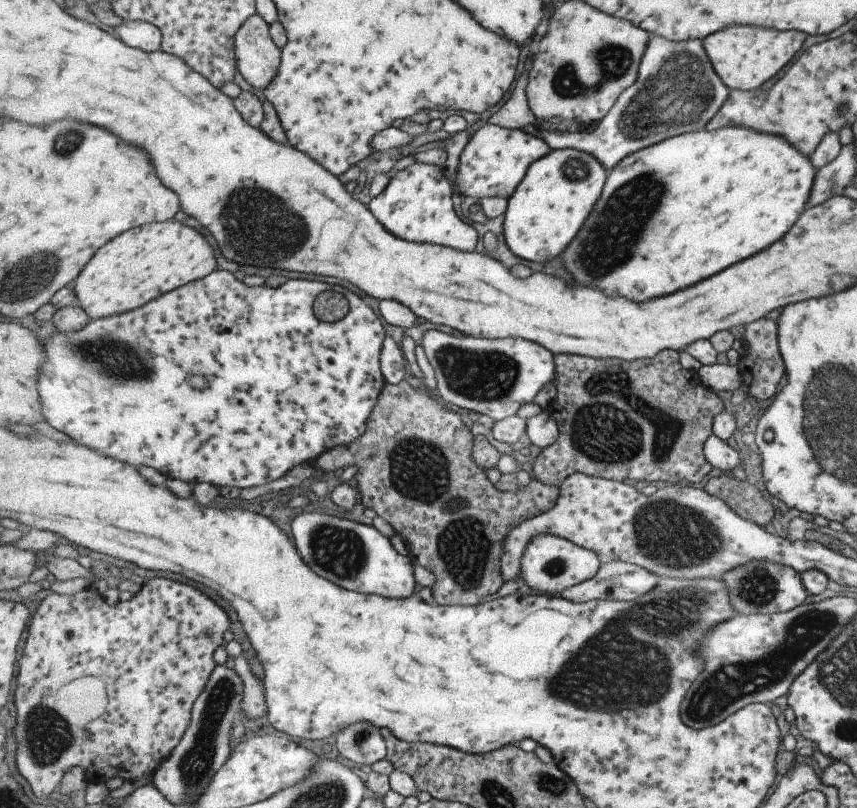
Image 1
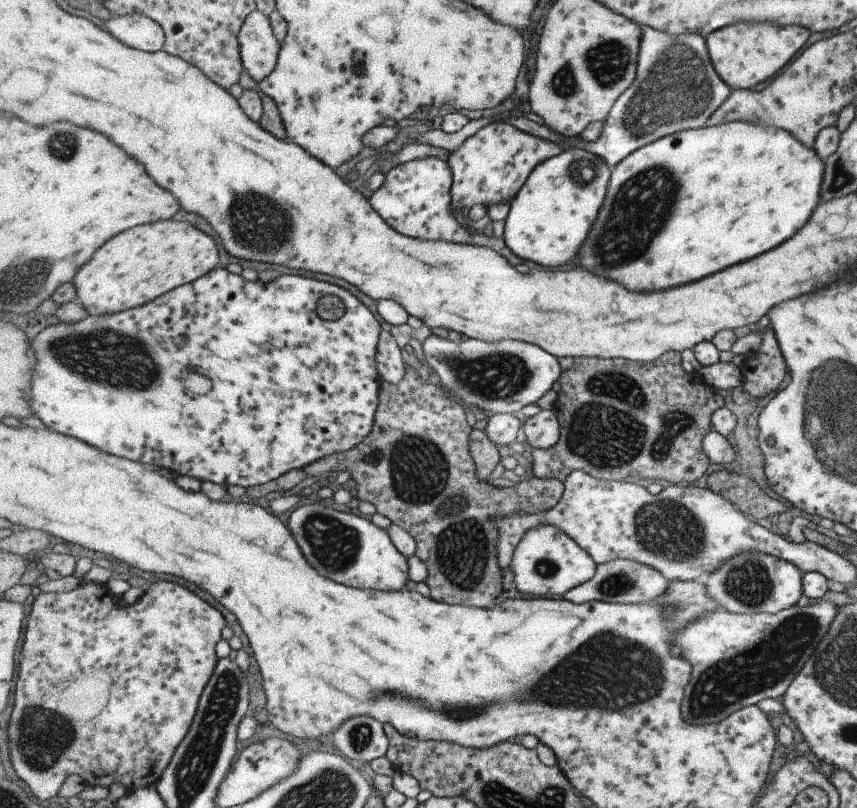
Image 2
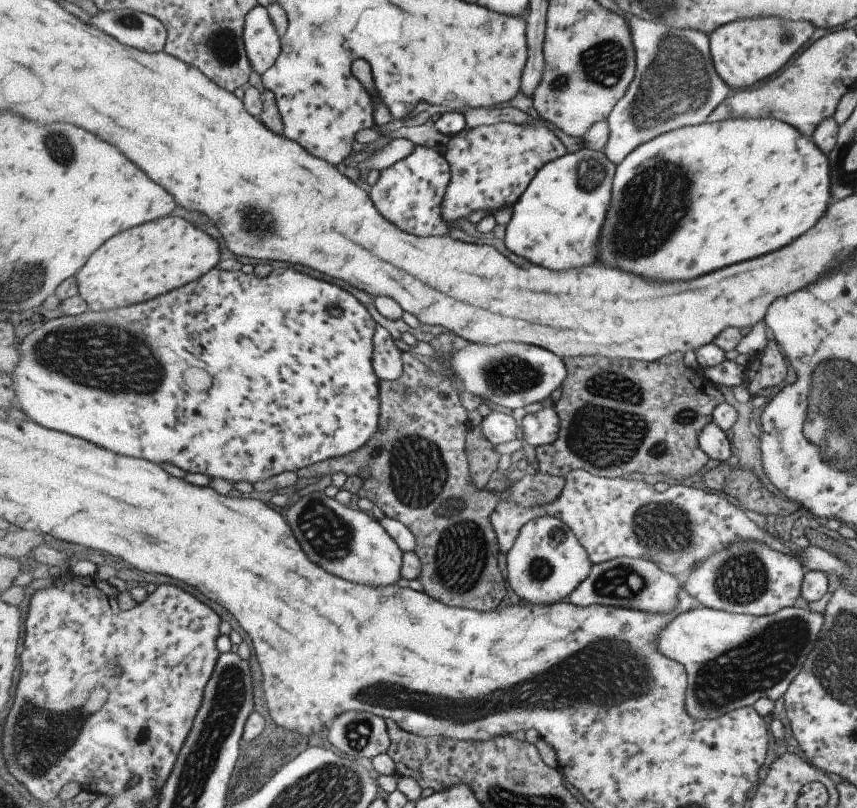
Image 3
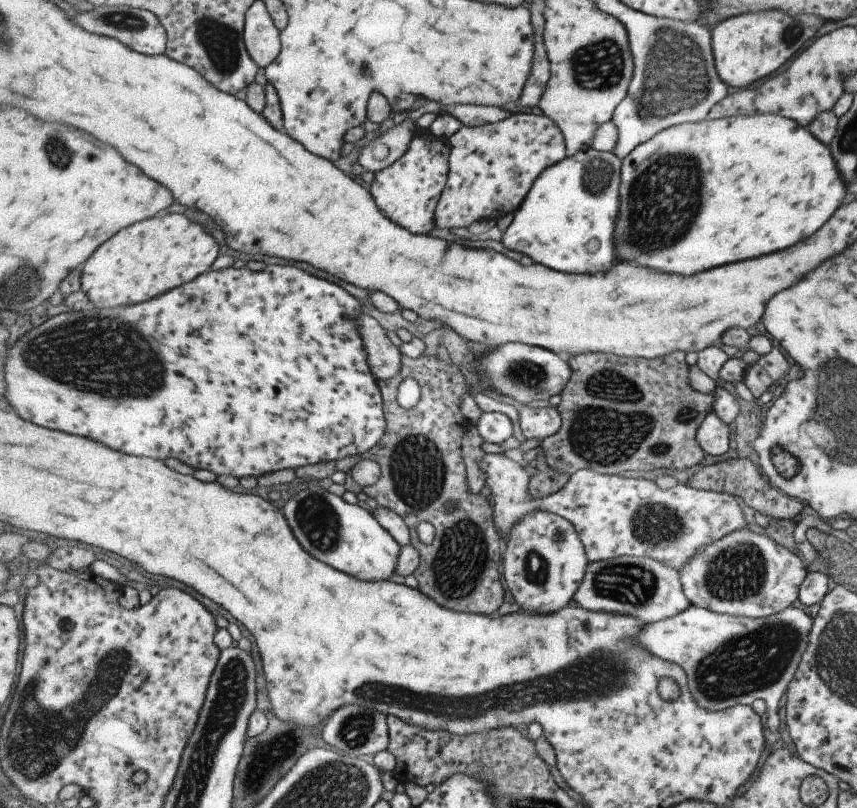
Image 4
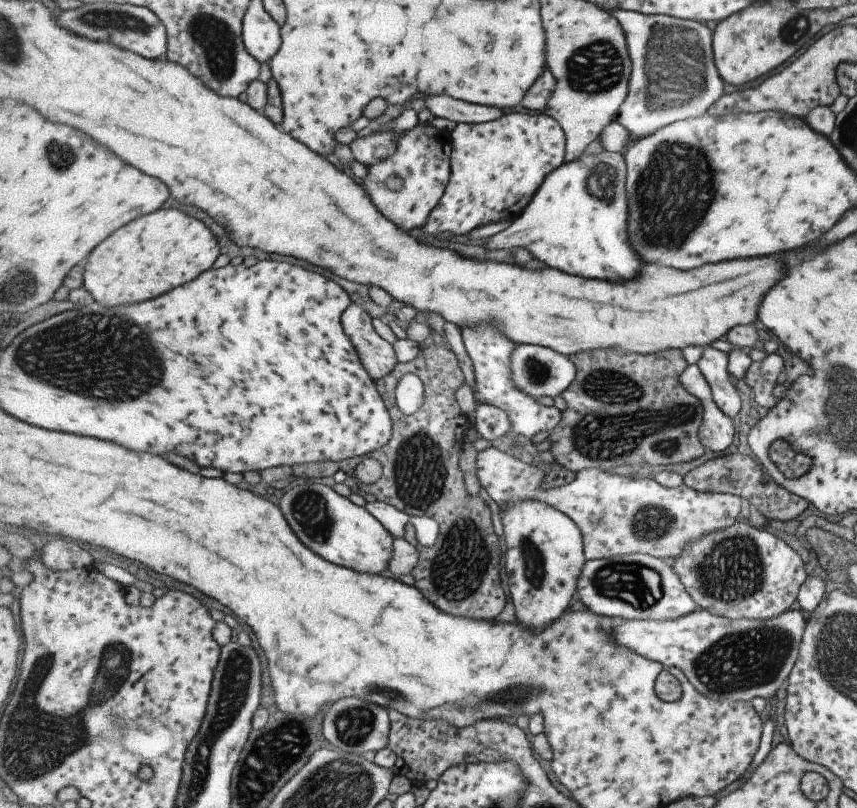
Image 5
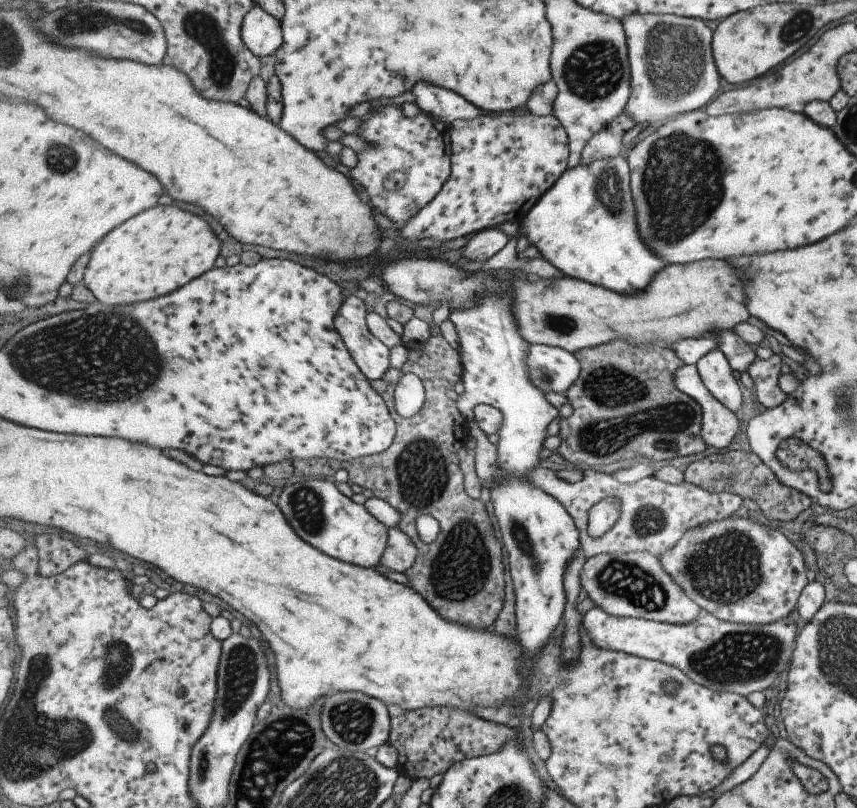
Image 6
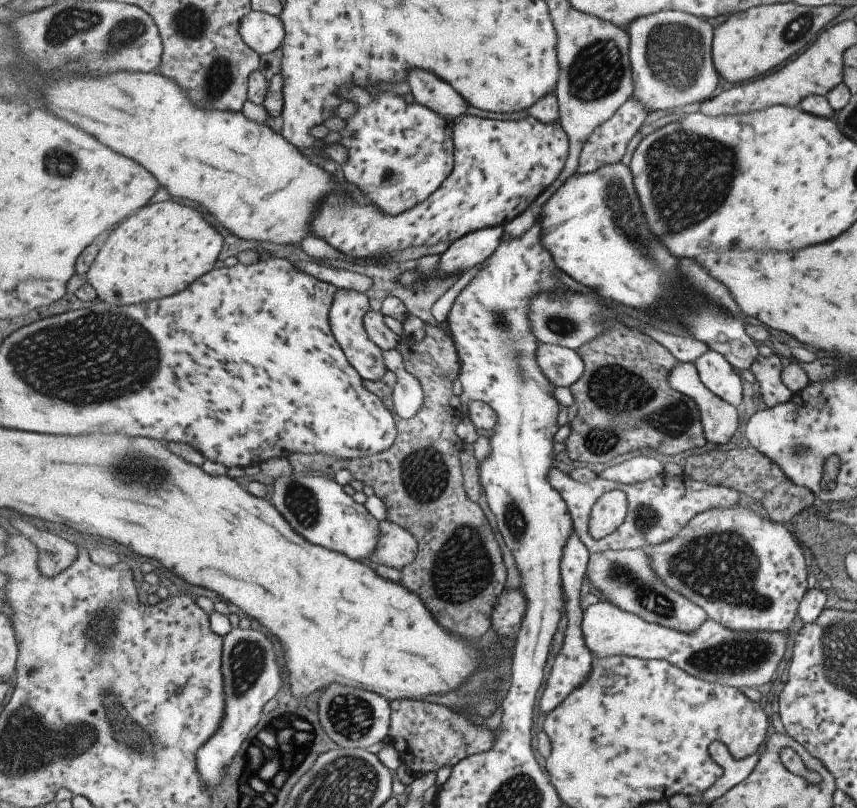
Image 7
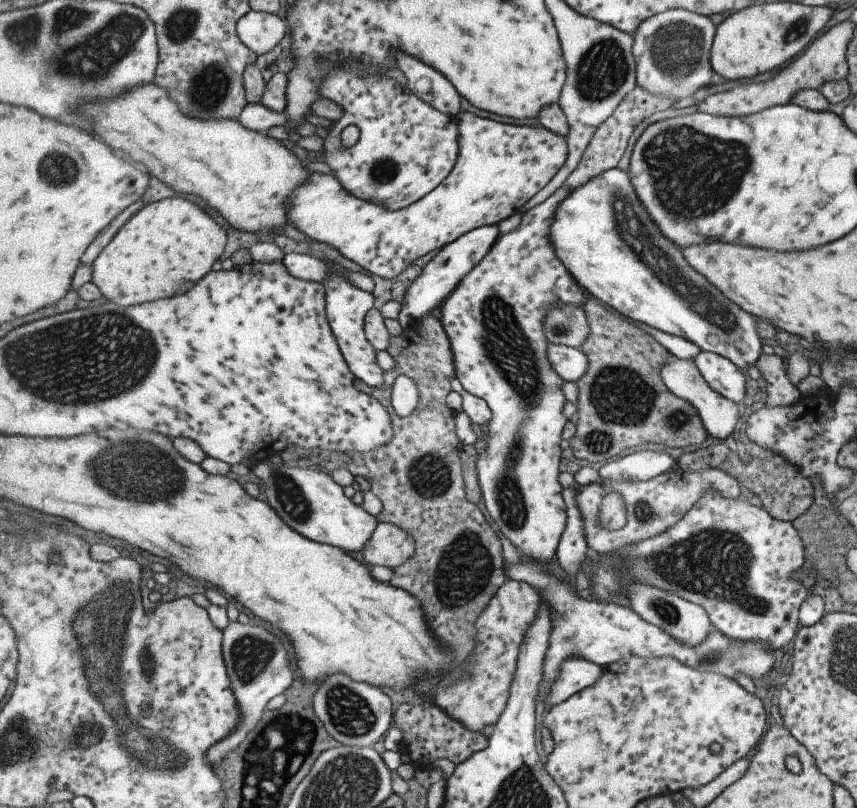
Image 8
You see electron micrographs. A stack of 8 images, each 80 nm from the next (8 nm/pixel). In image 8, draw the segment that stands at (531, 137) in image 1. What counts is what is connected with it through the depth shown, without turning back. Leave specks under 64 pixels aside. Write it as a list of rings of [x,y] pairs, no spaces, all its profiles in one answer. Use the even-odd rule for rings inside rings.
[[[459,112],[455,117],[460,128],[460,156],[456,168],[432,193],[407,208],[392,211],[373,206],[349,192],[331,174],[313,174],[311,180],[299,188],[289,200],[291,222],[299,226],[307,236],[329,242],[348,259],[381,278],[394,278],[415,258],[443,248],[464,234],[485,224],[499,224],[519,212],[527,202],[553,181],[564,168],[570,153],[568,137],[557,134],[541,123],[539,125],[505,124],[489,118],[481,118],[469,112]]]

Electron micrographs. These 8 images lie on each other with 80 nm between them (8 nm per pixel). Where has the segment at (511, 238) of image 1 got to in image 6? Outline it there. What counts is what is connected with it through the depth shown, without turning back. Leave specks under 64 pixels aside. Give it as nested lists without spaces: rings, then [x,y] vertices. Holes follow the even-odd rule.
[[[623,154],[594,160],[591,164],[569,167],[560,180],[540,198],[525,218],[518,222],[515,236],[524,233],[542,256],[563,275],[592,282],[618,293],[640,293],[651,285],[653,276],[663,270],[665,262],[655,256],[639,236],[636,204],[632,193],[632,168]],[[489,230],[473,236],[462,248],[463,257],[470,260],[487,260],[510,244],[507,232]]]

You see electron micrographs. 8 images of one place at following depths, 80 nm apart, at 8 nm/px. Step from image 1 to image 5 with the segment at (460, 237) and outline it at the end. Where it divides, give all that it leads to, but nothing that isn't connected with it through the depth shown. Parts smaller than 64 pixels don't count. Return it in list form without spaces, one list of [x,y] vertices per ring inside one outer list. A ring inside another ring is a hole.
[[[420,123],[412,131],[407,131],[398,142],[396,153],[384,162],[367,167],[363,184],[369,190],[377,208],[401,228],[421,228],[428,224],[430,214],[444,197],[452,176],[452,153],[450,151],[450,132],[441,131],[431,123]]]

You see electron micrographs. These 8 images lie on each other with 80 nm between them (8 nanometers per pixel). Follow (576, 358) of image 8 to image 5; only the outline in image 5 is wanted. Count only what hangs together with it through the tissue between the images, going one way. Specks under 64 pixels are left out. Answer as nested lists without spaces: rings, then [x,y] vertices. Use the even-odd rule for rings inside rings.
[[[521,343],[512,352],[513,382],[520,391],[533,398],[561,396],[575,382],[576,374],[576,363],[552,348]]]

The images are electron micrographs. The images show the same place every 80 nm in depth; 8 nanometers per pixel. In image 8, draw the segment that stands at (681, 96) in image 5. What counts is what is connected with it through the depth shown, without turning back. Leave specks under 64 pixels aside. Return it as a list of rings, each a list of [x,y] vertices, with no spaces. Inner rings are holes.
[[[671,9],[643,21],[633,34],[638,84],[661,96],[693,98],[713,86],[713,43],[717,27],[707,15],[687,9]]]

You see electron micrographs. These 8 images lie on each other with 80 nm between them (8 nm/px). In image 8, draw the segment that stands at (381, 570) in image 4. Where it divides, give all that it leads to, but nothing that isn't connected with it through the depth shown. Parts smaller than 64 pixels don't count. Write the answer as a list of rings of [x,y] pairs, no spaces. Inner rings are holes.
[[[283,460],[279,466],[266,464],[266,461],[254,467],[253,472],[264,482],[263,491],[268,503],[285,522],[289,522],[289,526],[315,542],[333,545],[347,552],[363,552],[378,527],[377,514],[367,512],[363,505],[347,498],[343,487],[325,472],[294,467]]]

